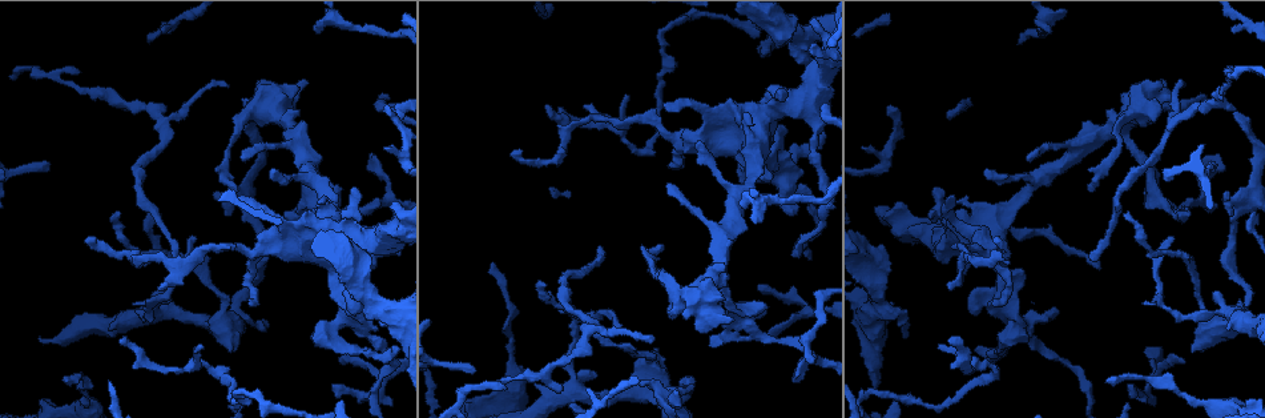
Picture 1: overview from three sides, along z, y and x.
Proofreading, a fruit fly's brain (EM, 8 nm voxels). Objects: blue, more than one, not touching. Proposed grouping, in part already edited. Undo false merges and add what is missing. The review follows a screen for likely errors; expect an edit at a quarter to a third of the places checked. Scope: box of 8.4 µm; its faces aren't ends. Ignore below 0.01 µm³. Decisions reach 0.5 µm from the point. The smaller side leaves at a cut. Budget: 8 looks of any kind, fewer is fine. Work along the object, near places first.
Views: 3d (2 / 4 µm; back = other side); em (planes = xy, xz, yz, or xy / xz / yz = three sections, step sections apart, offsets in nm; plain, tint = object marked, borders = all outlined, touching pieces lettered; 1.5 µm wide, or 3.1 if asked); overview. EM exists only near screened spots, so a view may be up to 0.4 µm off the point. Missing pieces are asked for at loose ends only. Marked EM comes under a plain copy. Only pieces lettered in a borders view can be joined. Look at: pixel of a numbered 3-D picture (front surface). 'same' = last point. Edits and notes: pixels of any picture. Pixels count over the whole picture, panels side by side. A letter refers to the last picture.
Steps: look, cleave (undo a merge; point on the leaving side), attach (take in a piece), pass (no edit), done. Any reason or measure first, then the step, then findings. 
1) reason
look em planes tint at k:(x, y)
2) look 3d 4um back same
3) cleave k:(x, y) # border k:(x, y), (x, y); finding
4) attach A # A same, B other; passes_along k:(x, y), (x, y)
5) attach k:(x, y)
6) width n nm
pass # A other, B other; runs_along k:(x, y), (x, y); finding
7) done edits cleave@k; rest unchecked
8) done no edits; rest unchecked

free end
look em planes borders at 1:(332, 387)

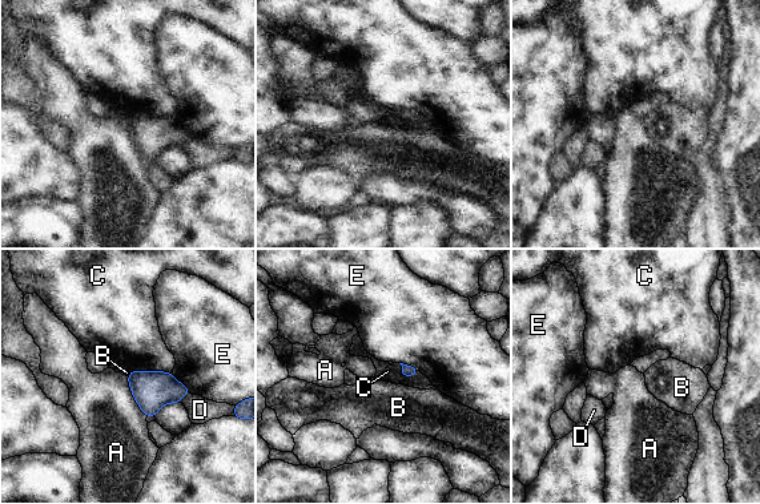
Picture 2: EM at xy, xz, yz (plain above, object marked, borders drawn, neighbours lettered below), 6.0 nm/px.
pass # A other, B other, C other, D other, E other; border 2:(127, 377), (129, 390), (147, 416); none of them fits

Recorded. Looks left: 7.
thin end
look 3d 2um at 1:(548, 107)

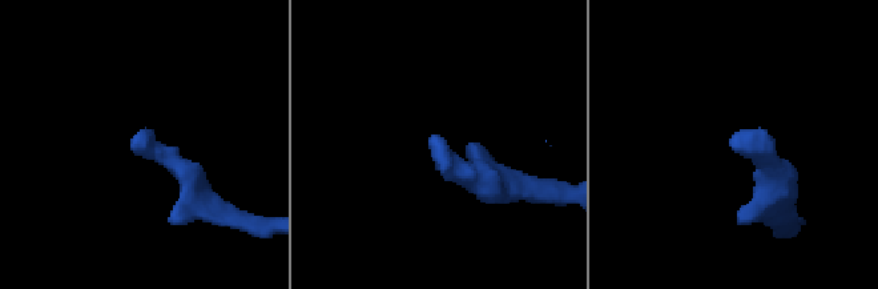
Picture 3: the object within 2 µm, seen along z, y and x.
now the EM
look em xz step 8 borders at 3:(135, 150)

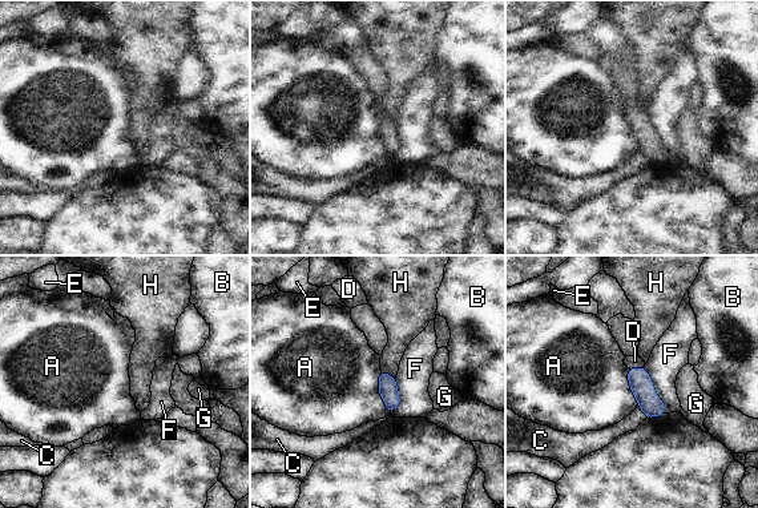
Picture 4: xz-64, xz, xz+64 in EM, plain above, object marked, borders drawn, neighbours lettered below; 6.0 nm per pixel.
another direction
look em planes borders same

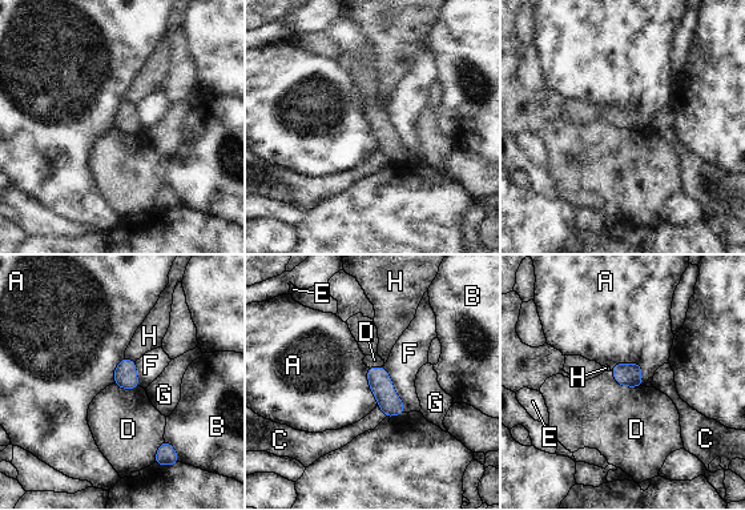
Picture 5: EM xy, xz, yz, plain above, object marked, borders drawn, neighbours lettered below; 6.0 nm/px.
pass # A other, B other, C other, D other, E other, F other, G other, H other; border 5:(611, 370), (619, 384), (640, 386); no lettered piece goes on from it

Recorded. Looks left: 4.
free end
look em yz step 4 borders at 1:(241, 200)

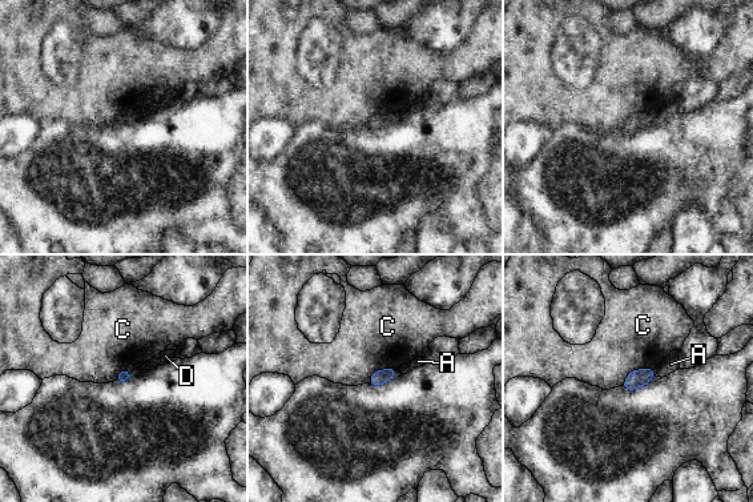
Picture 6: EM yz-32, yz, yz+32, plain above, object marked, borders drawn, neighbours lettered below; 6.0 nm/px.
pass # A other, C other, D other; border 6:(652, 368), (633, 369), (621, 385); none of them fits

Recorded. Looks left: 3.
done no edits; rest unchecked

